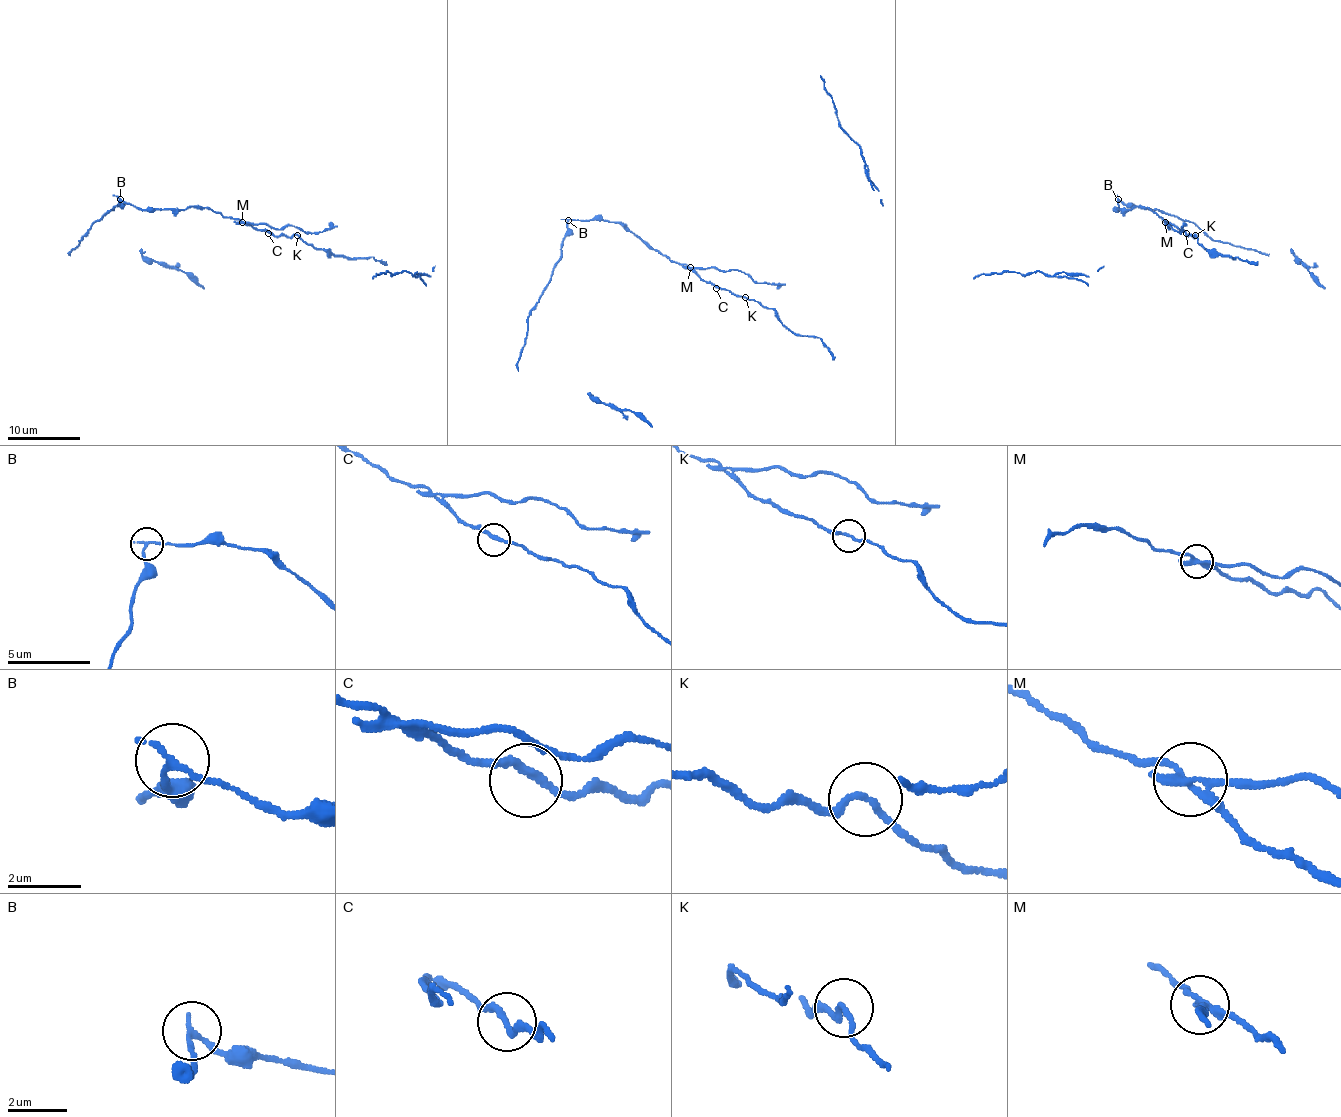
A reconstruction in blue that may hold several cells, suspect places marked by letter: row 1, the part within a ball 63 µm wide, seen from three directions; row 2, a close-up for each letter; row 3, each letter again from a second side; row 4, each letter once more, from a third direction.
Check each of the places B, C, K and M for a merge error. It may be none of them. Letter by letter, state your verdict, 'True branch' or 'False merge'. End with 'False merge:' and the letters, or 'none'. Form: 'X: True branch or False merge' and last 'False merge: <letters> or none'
B: False merge
C: True branch
K: True branch
M: False merge
False merge: B, M

